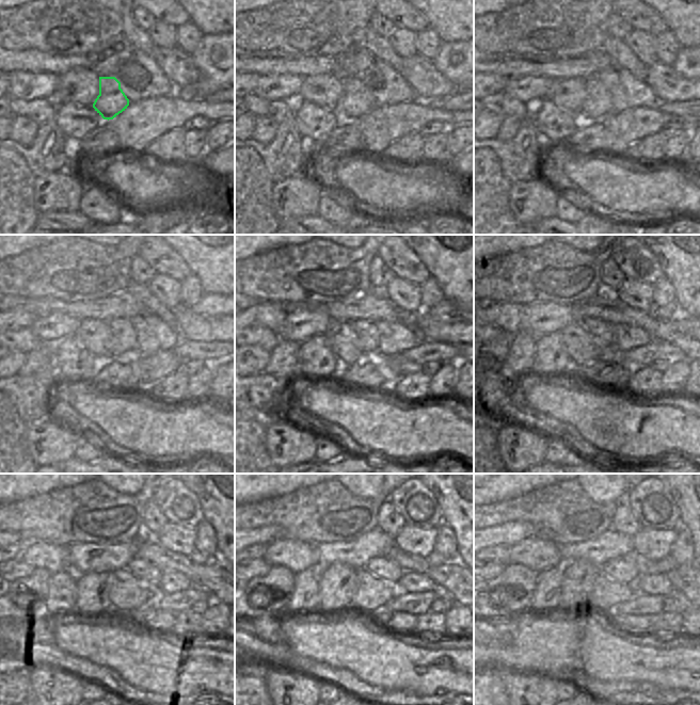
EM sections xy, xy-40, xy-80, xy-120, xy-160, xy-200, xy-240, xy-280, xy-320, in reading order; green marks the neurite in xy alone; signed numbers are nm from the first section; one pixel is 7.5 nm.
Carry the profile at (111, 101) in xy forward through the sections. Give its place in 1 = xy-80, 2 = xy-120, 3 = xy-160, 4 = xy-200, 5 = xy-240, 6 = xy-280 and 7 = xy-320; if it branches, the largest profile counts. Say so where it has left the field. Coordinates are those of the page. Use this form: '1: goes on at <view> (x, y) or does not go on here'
1: goes on at xy-80 (598, 102)
2: goes on at xy-120 (124, 339)
3: goes on at xy-160 (367, 335)
4: goes on at xy-200 (595, 326)
5: goes on at xy-240 (141, 569)
6: goes on at xy-280 (382, 567)
7: goes on at xy-320 (624, 570)

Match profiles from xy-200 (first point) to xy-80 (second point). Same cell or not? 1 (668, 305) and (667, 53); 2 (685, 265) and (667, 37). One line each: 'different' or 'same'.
1: same
2: different

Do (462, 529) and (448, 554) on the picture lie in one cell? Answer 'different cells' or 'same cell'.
different cells

